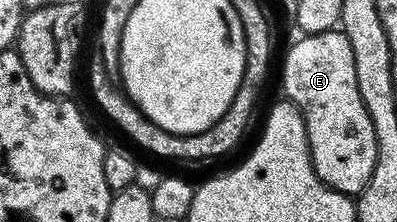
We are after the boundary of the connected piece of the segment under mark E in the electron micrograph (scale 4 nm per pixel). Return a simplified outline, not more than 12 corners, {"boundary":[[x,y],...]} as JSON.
{"boundary":[[309,33],[284,57],[312,166],[359,195],[376,162],[350,39]]}

